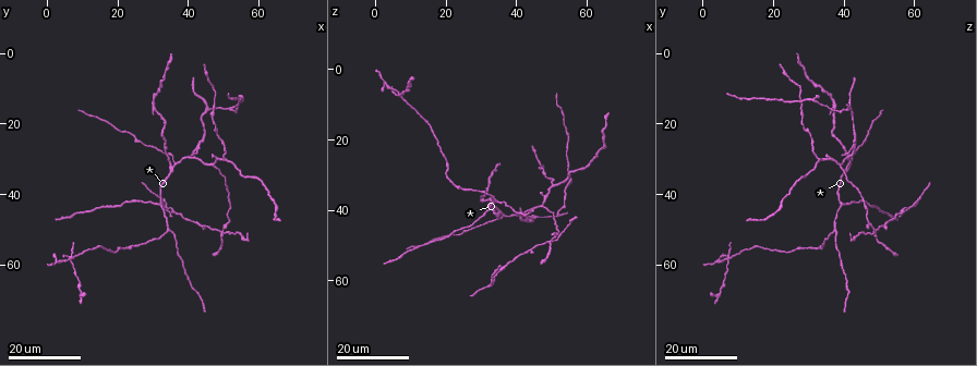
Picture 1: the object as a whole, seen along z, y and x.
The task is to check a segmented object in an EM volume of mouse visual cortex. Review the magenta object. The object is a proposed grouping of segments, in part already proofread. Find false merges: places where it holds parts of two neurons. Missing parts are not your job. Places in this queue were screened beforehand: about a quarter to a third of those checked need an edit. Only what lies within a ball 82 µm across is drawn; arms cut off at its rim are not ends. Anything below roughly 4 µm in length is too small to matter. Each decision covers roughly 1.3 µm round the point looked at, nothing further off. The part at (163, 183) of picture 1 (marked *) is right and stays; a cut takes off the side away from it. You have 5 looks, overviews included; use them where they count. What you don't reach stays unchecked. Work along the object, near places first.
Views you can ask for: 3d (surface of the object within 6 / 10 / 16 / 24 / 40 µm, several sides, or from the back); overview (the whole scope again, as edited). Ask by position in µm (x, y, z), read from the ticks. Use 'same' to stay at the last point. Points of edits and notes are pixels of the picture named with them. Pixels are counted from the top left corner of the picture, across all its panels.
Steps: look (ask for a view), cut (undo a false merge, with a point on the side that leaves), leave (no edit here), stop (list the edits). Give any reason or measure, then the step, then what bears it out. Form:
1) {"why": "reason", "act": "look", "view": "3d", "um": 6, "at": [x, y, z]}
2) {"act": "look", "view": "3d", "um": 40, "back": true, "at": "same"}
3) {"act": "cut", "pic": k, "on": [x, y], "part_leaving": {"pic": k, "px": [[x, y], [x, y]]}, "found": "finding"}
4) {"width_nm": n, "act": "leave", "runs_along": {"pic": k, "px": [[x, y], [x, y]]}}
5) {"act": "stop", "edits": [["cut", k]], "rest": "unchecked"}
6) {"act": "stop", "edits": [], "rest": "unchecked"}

{"act": "look", "view": "3d", "um": 16, "at": [46.0, 16.5, 41.5]}

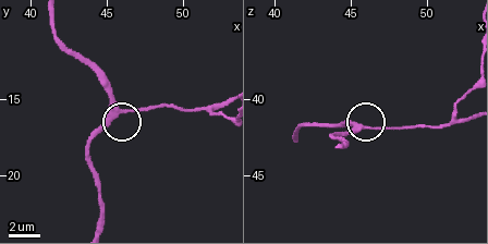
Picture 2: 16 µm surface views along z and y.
{"act": "look", "view": "3d", "um": 10, "at": [45.8, 15.8, 41.8]}

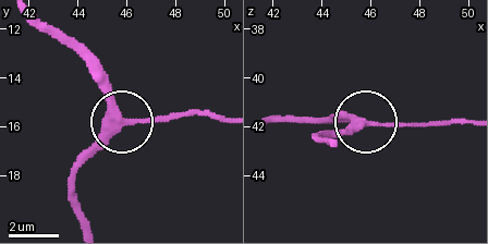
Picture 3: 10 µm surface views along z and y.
{"act": "leave", "runs_along": {"pic": 3, "px": [[87, 223], [72, 180], [122, 117], [104, 80], [81, 57]]}, "found": "all the same neuron"}

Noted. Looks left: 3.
{"why": "looks like a crossing", "act": "look", "view": "3d", "um": 16, "at": [49.5, 50.5, 48.5]}

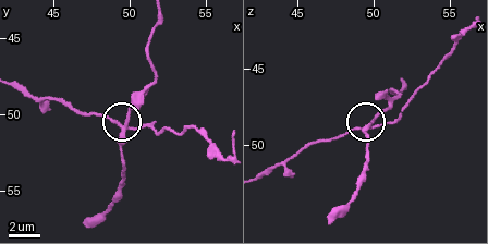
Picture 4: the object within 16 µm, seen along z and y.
{"act": "look", "view": "3d", "um": 10, "at": "same"}

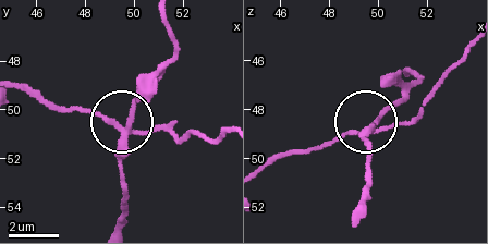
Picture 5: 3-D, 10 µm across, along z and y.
{"width_nm": 230, "act": "cut", "pic": 5, "on": [161, 127], "part_leaving": {"pic": 5, "px": [[123, 132], [88, 111], [50, 108], [20, 90]]}, "found": "a second neuron is stuck on"}

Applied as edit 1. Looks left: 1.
{"act": "stop", "edits": [["cut", 5]], "rest": "unchecked"}

